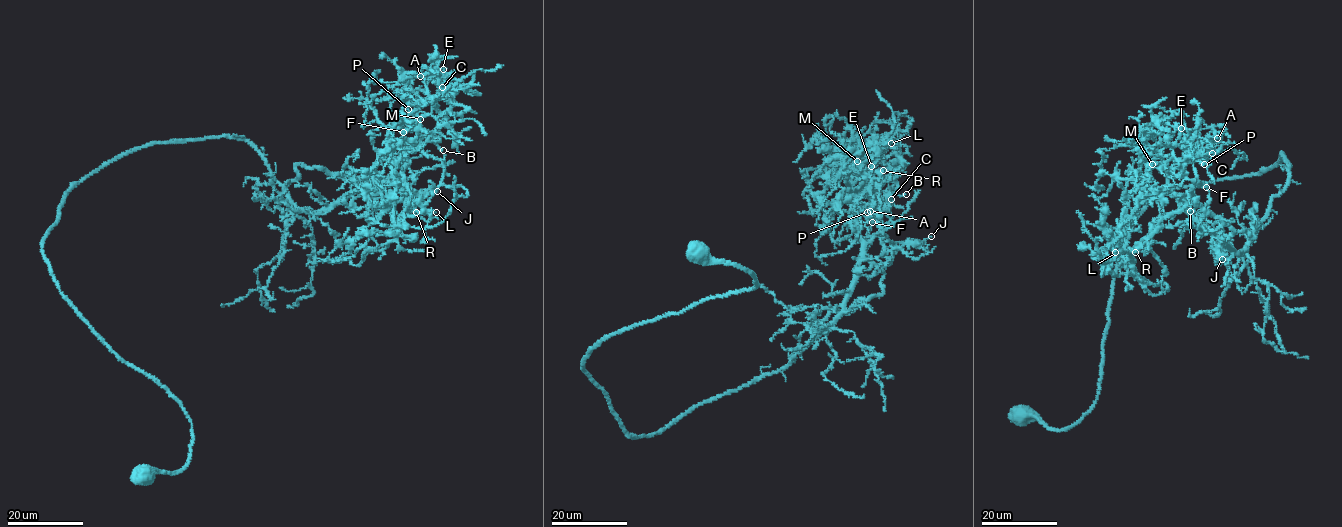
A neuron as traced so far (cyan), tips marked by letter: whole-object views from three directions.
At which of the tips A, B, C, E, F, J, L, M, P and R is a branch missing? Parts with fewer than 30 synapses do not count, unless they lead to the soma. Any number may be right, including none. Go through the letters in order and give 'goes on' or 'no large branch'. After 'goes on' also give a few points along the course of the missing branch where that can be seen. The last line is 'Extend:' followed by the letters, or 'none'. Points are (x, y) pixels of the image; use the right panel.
A: no large branch
B: goes on
C: no large branch
E: no large branch
F: no large branch
J: no large branch
L: no large branch
M: no large branch
P: no large branch
R: no large branch
Extend: B

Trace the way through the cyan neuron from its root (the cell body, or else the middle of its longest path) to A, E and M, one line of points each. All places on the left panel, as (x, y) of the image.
A: (143, 474), (185, 468), (191, 420), (60, 292), (62, 198), (227, 136), (317, 212), (411, 175), (420, 76)
E: (143, 474), (185, 468), (191, 420), (60, 292), (62, 198), (227, 136), (317, 212), (411, 175), (443, 69)
M: (143, 474), (185, 468), (191, 420), (60, 292), (40, 246), (62, 198), (227, 136), (317, 212), (420, 119)

